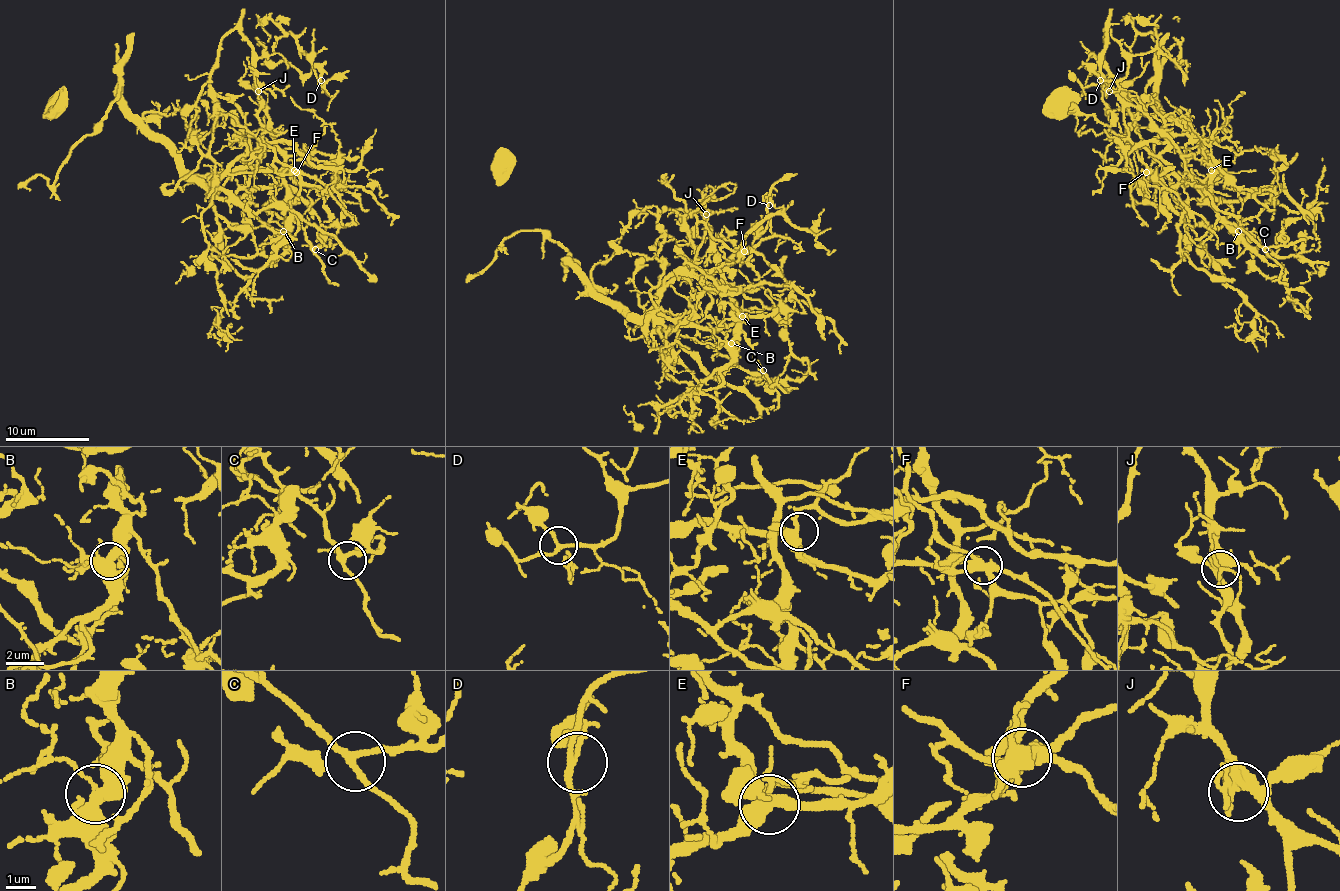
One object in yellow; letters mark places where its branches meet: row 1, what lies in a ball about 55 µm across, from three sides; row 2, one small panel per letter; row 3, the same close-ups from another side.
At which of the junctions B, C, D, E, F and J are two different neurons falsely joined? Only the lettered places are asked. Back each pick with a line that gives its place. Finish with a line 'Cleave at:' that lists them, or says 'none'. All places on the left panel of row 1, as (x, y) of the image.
F: place (296, 172)
Cleave at: F

